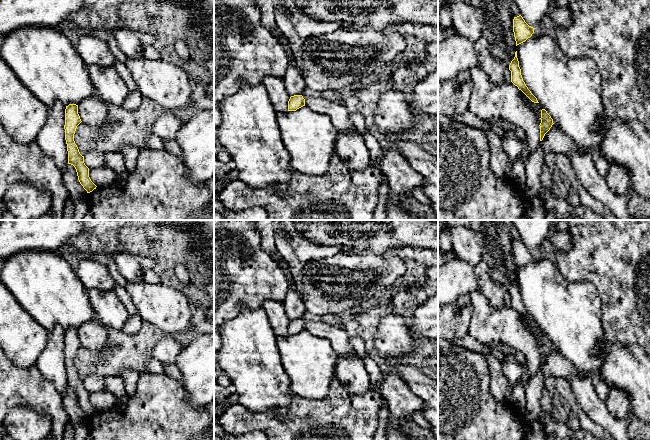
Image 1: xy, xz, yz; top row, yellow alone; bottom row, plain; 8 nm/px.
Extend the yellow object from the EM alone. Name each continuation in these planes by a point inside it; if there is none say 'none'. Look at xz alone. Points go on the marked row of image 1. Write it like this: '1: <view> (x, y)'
none

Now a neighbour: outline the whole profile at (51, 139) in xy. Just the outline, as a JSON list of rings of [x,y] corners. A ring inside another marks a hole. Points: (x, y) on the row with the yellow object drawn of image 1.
[[[56,102],[49,110],[45,125],[39,132],[36,142],[44,154],[52,157],[62,172],[68,165],[68,151],[65,140],[65,109],[61,102]]]

